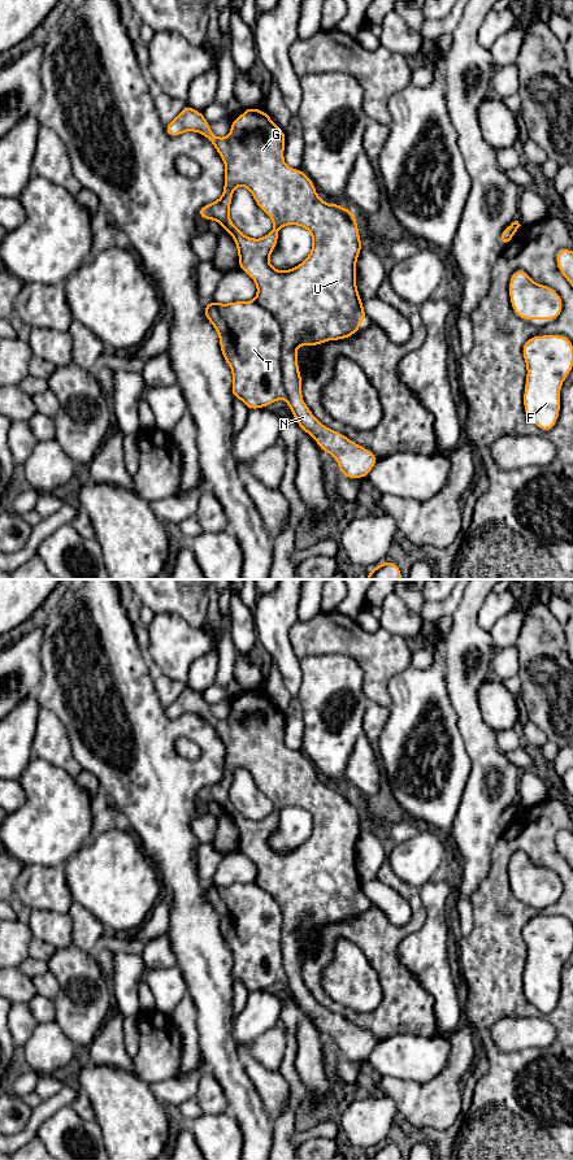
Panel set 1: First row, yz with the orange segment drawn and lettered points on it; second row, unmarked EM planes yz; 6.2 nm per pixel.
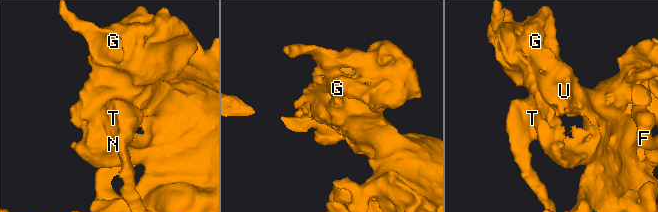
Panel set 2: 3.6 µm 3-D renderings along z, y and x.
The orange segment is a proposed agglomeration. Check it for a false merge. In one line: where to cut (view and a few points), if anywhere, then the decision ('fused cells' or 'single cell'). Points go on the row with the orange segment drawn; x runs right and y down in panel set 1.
cut yz (255, 299), (276, 318), (281, 329), (283, 396); fused cells

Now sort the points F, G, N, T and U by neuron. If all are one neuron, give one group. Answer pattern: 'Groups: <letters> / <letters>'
Groups: F G N U / T

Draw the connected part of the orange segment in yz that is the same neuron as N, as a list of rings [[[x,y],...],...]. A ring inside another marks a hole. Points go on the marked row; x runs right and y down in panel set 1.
[[[187,104],[165,125],[165,131],[169,136],[178,136],[186,131],[199,132],[213,144],[223,160],[226,170],[222,196],[214,203],[203,205],[197,216],[205,221],[217,221],[233,236],[239,252],[238,266],[257,286],[255,300],[281,325],[283,397],[301,431],[312,435],[322,452],[334,456],[343,477],[352,479],[368,477],[378,461],[376,455],[322,425],[303,401],[303,378],[296,353],[298,346],[320,346],[329,340],[347,339],[360,331],[361,320],[369,320],[356,286],[356,261],[364,244],[360,242],[355,214],[343,205],[322,201],[311,178],[301,169],[290,169],[285,164],[285,131],[273,123],[266,112],[255,107],[246,108],[240,117],[231,121],[227,138],[217,138],[210,131],[204,114]],[[236,186],[248,188],[259,208],[274,223],[274,229],[261,239],[246,236],[230,218],[229,210]],[[286,225],[307,229],[312,235],[313,246],[301,264],[290,270],[275,270],[269,264],[269,256],[277,247],[279,229]]]

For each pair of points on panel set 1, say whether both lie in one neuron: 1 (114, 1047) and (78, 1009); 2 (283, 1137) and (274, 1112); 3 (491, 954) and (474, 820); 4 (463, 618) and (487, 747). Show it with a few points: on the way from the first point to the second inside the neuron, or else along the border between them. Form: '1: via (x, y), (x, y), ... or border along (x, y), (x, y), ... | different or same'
1: border along (111, 1012), (89, 1045) | different
2: border along (291, 1090), (287, 1106), (273, 1121) | different
3: border along (494, 852), (490, 872), (472, 898), (472, 909) | different
4: via (461, 651), (459, 660), (463, 694), (469, 715) | same

